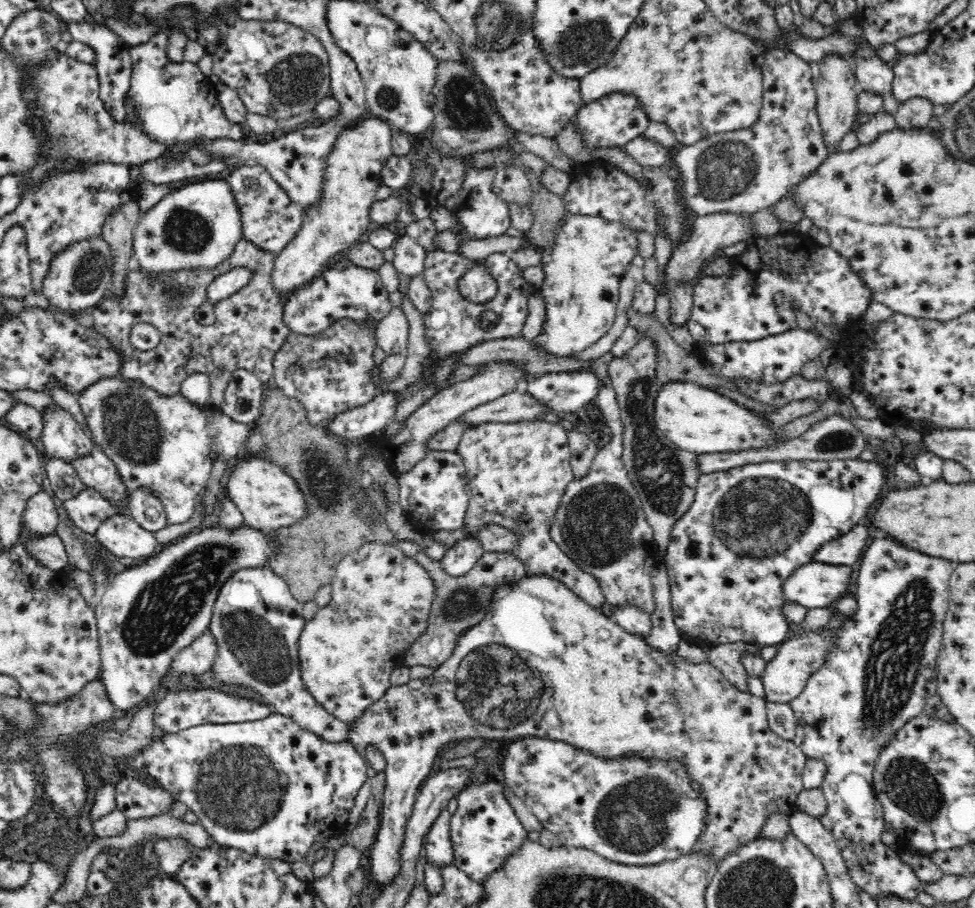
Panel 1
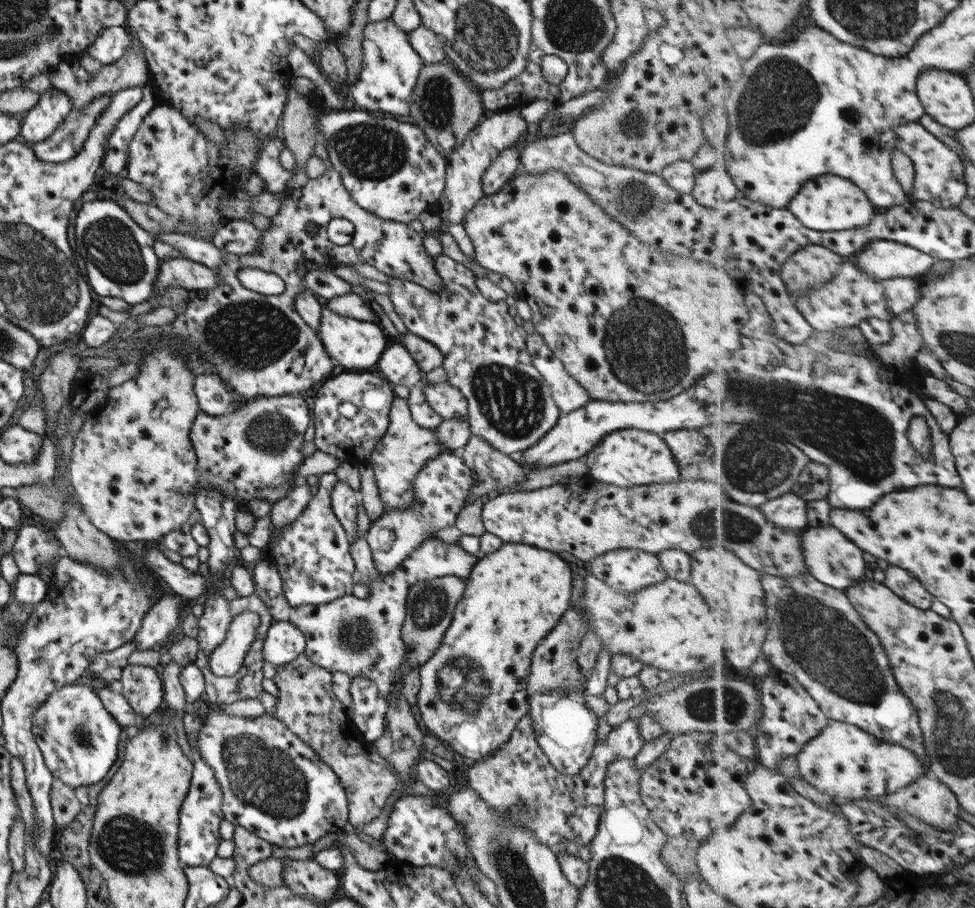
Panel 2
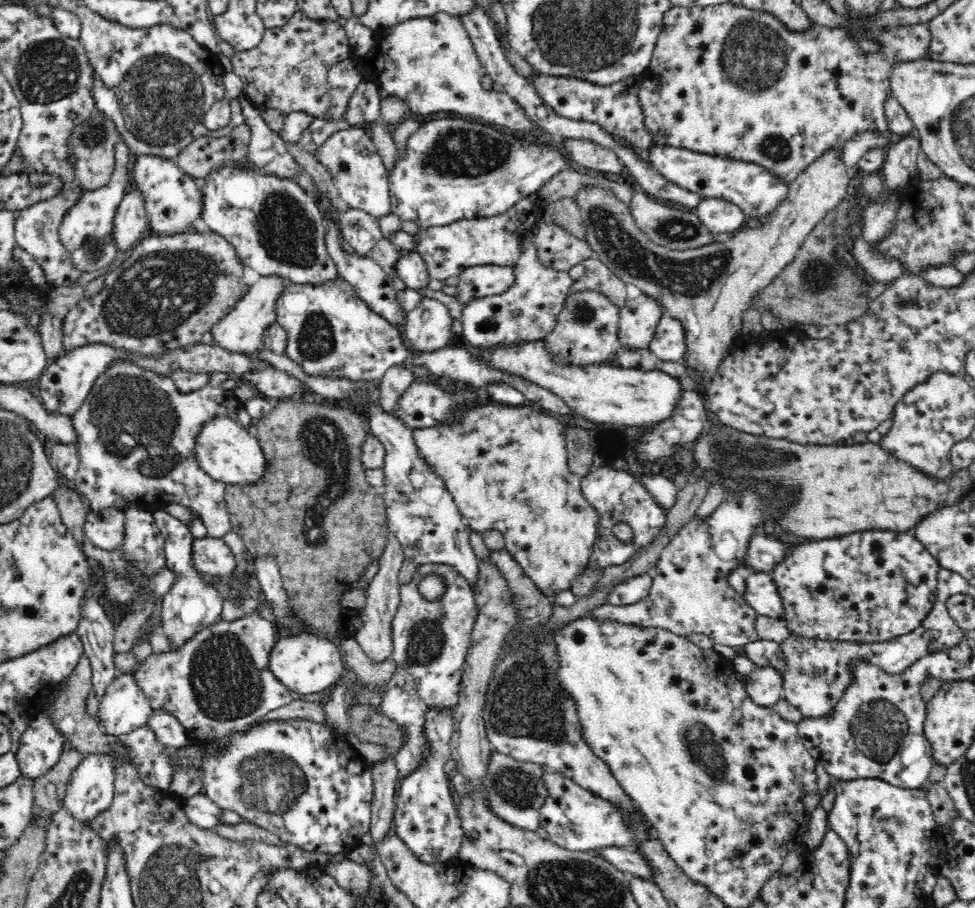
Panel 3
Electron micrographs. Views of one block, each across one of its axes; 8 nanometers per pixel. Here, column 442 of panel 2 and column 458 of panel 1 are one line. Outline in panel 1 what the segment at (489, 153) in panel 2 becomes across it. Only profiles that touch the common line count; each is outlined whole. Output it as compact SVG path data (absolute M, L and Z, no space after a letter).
M466 159L464 168L464 182L462 188L446 198L442 207L450 211L459 221L460 228L468 232L474 238L488 238L488 236L500 236L506 234L510 228L510 217L508 217L508 205L503 198L500 198L493 191L494 177L497 175L498 166L471 166L469 159Z

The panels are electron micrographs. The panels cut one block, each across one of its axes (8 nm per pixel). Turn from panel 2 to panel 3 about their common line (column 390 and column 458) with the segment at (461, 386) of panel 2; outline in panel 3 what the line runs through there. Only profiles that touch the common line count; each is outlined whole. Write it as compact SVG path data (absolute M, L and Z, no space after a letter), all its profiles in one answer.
M482 265L471 266L462 271L458 277L457 289L454 298L462 305L462 309L473 300L499 295L508 291L514 283L514 268L508 266Z

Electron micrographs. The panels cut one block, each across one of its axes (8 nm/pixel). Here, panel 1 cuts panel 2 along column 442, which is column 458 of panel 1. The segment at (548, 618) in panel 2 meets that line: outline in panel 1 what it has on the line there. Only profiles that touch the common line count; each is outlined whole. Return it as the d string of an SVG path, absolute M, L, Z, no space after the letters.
M532 574L522 576L520 580L508 582L508 584L496 584L494 592L490 596L490 607L486 608L483 620L468 628L456 640L456 646L440 666L434 667L434 672L426 678L410 679L406 684L391 686L382 698L378 699L368 710L355 720L353 727L349 728L349 742L357 749L362 749L368 744L379 748L386 758L388 764L385 772L385 788L383 792L383 803L381 806L379 831L375 841L368 852L367 861L370 864L368 874L376 883L390 882L400 868L400 848L402 848L402 836L406 822L412 814L414 802L419 788L431 776L436 758L448 743L454 743L464 739L490 739L490 740L517 740L524 737L538 737L548 739L550 742L562 742L573 744L576 748L588 750L602 758L620 758L628 756L630 752L639 754L642 758L665 758L666 760L681 760L688 769L688 774L698 789L701 789L703 800L707 802L707 825L702 836L699 838L694 849L699 852L709 852L711 858L718 864L730 853L745 846L748 842L759 839L760 828L770 812L793 813L796 810L796 800L802 792L802 773L807 758L793 741L778 736L770 727L767 719L767 701L753 696L746 691L740 691L728 682L728 679L711 665L710 661L695 664L679 655L668 655L662 651L650 647L644 637L635 636L625 632L615 621L612 620L610 612L598 612L594 607L584 602L573 590L570 590L563 582L548 576L547 574Z

